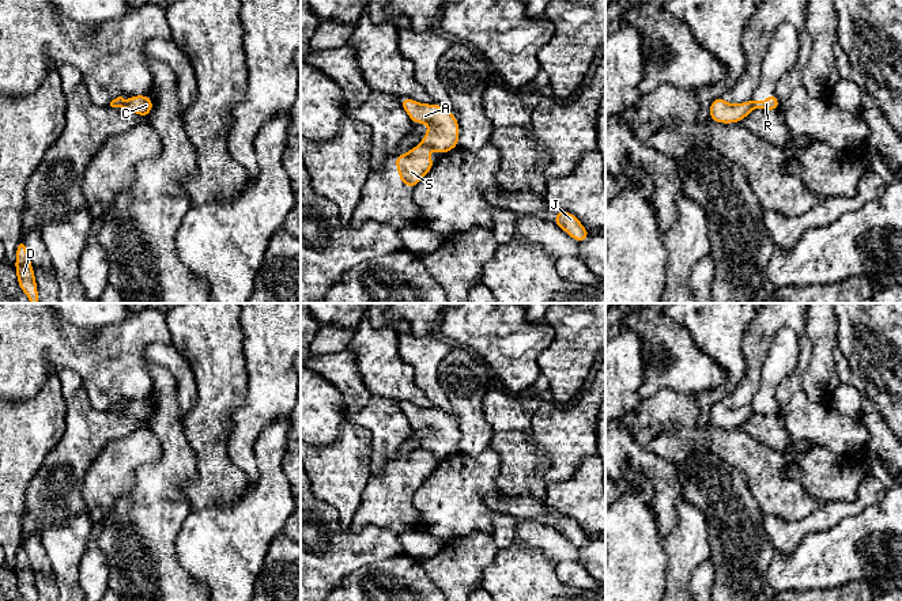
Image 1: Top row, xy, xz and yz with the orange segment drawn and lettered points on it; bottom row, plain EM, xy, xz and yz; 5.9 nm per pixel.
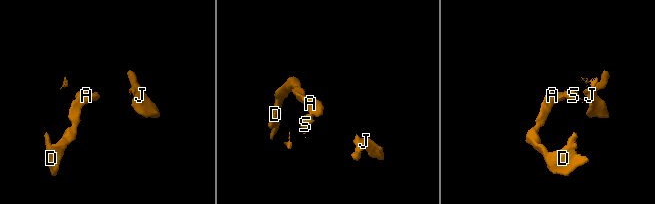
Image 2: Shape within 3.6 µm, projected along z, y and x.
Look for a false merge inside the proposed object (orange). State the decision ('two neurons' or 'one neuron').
two neurons

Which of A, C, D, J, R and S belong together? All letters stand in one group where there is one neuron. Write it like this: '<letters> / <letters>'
A C D / J R S

